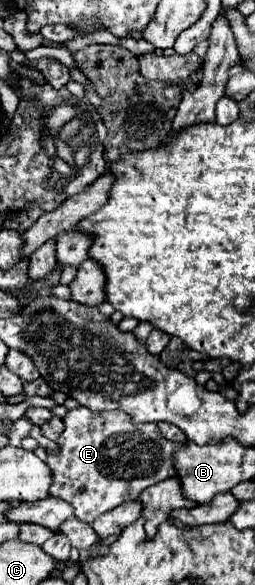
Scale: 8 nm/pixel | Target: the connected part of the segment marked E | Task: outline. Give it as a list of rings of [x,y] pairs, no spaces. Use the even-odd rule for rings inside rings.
[[[79,406],[63,416],[63,424],[65,432],[57,440],[57,450],[47,452],[45,460],[53,474],[49,496],[69,502],[75,510],[75,516],[89,524],[99,514],[111,512],[123,502],[137,500],[145,488],[165,478],[173,478],[173,452],[185,446],[163,438],[153,422],[129,422],[129,416],[121,414],[121,410],[97,414]]]

